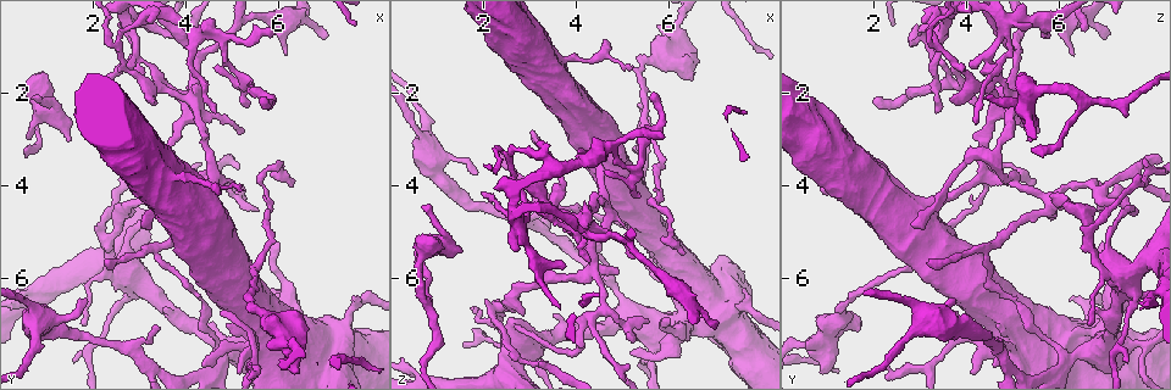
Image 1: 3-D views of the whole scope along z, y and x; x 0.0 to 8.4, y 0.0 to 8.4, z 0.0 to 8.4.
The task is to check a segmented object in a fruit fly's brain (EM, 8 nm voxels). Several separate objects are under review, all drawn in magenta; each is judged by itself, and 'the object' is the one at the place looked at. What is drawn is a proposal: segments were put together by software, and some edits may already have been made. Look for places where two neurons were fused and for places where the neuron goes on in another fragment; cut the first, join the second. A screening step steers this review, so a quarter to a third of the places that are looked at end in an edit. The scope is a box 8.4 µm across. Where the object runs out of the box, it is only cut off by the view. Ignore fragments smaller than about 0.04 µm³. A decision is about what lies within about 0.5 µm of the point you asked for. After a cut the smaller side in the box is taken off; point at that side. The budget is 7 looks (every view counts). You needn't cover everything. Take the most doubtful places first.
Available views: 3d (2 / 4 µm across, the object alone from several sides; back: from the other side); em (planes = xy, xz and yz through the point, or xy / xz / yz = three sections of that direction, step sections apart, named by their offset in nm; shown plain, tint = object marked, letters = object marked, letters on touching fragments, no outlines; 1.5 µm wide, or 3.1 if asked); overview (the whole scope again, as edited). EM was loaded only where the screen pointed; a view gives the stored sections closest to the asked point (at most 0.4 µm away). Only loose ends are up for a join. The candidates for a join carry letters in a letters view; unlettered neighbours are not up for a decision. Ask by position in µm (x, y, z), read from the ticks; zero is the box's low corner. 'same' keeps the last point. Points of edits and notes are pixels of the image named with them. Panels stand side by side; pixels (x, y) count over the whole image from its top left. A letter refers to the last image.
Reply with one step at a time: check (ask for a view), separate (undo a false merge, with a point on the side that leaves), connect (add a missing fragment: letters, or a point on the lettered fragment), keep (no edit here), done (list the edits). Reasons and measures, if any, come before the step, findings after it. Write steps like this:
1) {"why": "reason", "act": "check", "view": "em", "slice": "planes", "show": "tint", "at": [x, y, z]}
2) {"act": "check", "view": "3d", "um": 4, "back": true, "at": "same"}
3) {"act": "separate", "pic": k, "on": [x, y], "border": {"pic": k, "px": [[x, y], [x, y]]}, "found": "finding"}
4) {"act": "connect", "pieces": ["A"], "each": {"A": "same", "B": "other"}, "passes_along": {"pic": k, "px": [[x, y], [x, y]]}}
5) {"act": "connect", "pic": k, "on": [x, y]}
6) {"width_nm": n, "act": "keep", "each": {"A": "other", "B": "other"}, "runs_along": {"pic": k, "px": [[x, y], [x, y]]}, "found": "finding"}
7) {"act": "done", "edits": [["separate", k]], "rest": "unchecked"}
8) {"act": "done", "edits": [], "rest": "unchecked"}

{"why": "thin end", "act": "check", "view": "em", "slice": "xy", "step": 4, "show": "tint", "at": [5.90, 0.55, 2.95]}

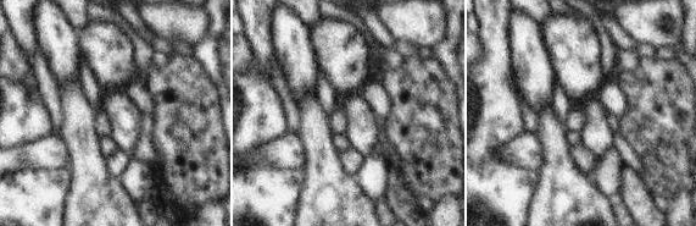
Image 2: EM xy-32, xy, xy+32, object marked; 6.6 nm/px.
{"why": "another direction", "act": "check", "view": "em", "slice": "planes", "show": "letters", "at": "same"}

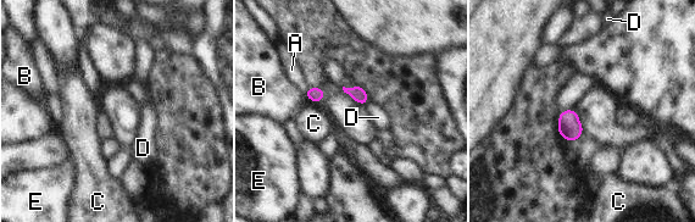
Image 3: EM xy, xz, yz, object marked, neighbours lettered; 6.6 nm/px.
{"width_nm": 90, "longest_contact_nm": ["A", 50], "act": "keep", "each": {"A": "other", "B": "other", "C": "other", "D": "other", "E": "other"}, "found": "none of them fits"}

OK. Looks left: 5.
{"act": "check", "view": "3d", "um": 4, "at": [1.50, 3.10, 5.30]}

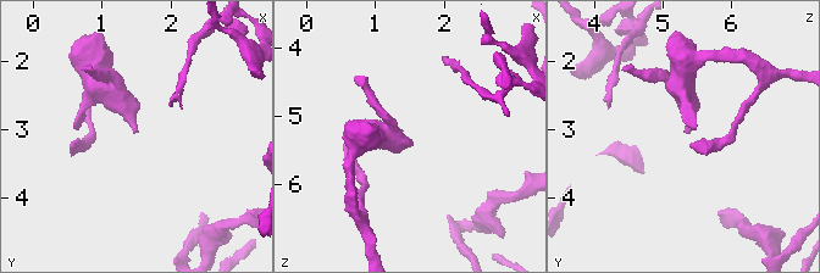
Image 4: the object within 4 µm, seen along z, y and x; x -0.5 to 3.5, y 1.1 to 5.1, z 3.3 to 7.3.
{"act": "check", "view": "em", "slice": "planes", "show": "letters", "at": [1.50, 3.10, 5.30]}

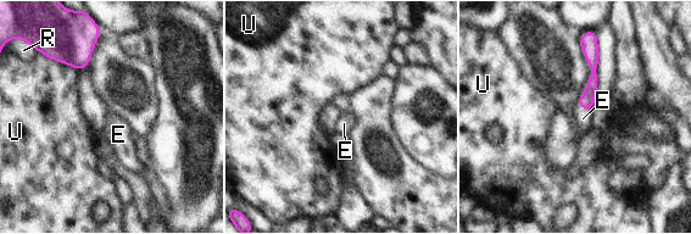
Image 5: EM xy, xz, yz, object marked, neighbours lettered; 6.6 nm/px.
{"act": "connect", "pieces": ["E"], "each": {"E": "same", "R": "other", "U": "other"}, "passes_along": {"pic": 5, "px": [[586, 100], [584, 107], [583, 118]]}, "found": "it goes on there"}

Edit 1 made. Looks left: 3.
{"why": "sudden change in width", "act": "check", "view": "3d", "um": 4, "at": [5.55, 6.65, 1.25]}

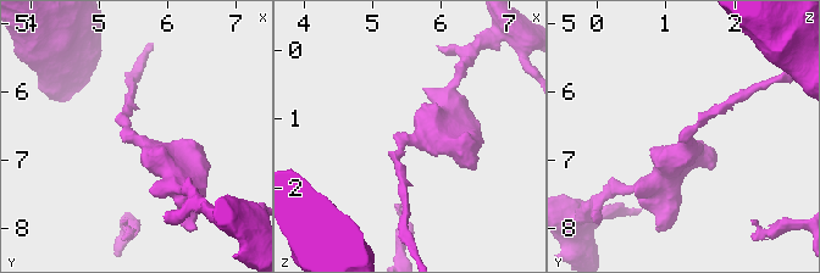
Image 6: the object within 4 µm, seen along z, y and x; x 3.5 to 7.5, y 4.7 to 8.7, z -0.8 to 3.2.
{"act": "check", "view": "em", "slice": "planes", "show": "letters", "at": [5.65, 6.70, 1.30]}

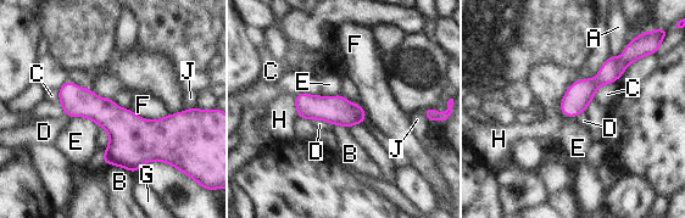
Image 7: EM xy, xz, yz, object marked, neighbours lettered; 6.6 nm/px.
{"longest_contact_nm": ["F", 280], "act": "keep", "each": {"A": "other", "B": "other", "C": "other", "D": "other", "E": "other", "F": "other", "G": "other", "H": "other", "J": "other"}, "found": "one neuron here"}

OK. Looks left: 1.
{"act": "done", "edits": [["connect", 5]], "rest": "unchecked"}

